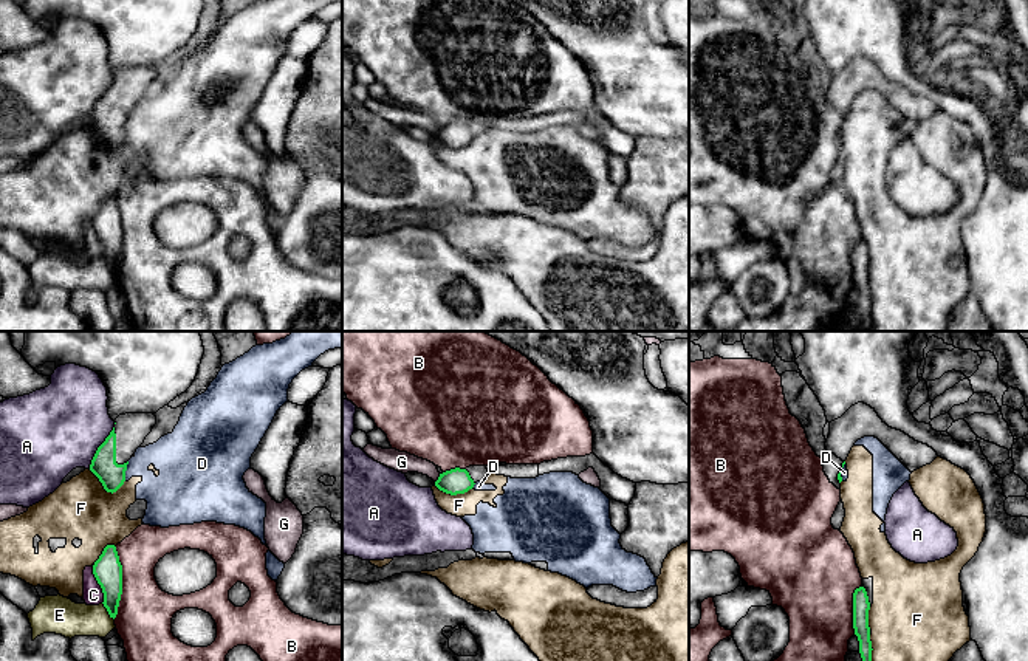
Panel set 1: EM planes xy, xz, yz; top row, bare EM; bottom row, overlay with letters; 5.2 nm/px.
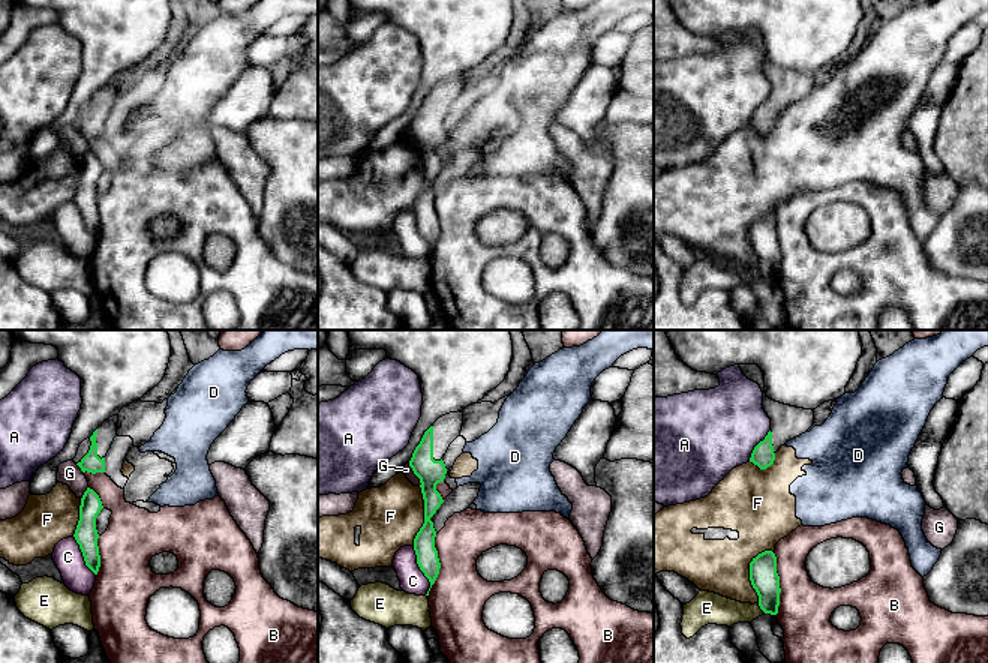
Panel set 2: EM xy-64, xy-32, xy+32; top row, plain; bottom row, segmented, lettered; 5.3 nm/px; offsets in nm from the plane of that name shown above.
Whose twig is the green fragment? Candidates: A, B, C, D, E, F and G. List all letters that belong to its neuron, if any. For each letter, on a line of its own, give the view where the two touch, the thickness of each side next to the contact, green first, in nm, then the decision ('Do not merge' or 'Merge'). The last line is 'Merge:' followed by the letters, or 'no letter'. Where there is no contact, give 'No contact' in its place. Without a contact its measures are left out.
A: Touches green in xy. Thickness 140 nm (green) against 460 nm. Do not merge
B: Touches green in xy. Thickness 150 nm (green) against 280 nm. Do not merge
C: Touches green in xy. Thickness 150 nm (green) against 100 nm. Do not merge
D: Touches green in xy. Thickness 140 nm (green) against 220 nm. Do not merge
E: Touches green in xy. Thickness 150 nm (green) against 200 nm. Do not merge
F: Touches green in xy. Thickness 140 nm (green) against 320 nm. Do not merge
G: Touches green in xz. Thickness 130 nm (green) against 110 nm. Do not merge
Merge: no letter

